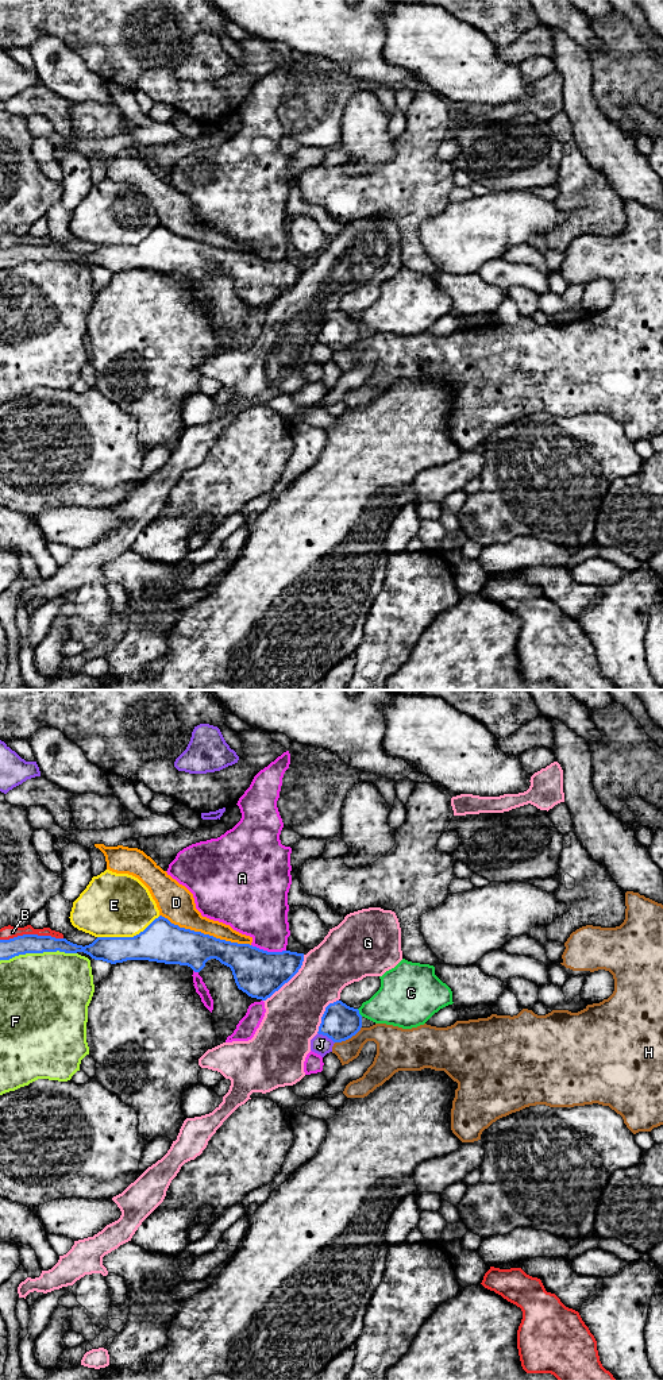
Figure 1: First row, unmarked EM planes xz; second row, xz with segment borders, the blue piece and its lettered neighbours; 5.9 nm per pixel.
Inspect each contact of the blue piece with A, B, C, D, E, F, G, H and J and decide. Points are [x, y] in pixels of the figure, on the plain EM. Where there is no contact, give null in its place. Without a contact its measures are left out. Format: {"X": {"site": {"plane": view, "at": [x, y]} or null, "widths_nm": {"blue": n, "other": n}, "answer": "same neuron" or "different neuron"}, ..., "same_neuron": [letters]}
{"A": {"site": {"plane": "xz", "at": [269, 261]}, "widths_nm": {"blue": 280, "other": 320}, "answer": "different neuron"}, "B": {"site": {"plane": "xz", "at": [31, 243]}, "widths_nm": {"blue": 110, "other": 80}, "answer": "different neuron"}, "C": {"site": {"plane": "xz", "at": [358, 322]}, "widths_nm": {"blue": 220, "other": 280}, "answer": "different neuron"}, "D": {"site": {"plane": "xz", "at": [205, 243]}, "widths_nm": {"blue": 240, "other": 200}, "answer": "different neuron"}, "E": {"site": {"plane": "xz", "at": [128, 246]}, "widths_nm": {"blue": 260, "other": 380}, "answer": "different neuron"}, "F": {"site": {"plane": "xz", "at": [38, 261]}, "widths_nm": {"blue": 110, "other": 500}, "answer": "different neuron"}, "G": {"site": {"plane": "xz", "at": [288, 289]}, "widths_nm": {"blue": 280, "other": 340}, "answer": "different neuron"}, "H": {"site": {"plane": "xz", "at": [349, 346]}, "widths_nm": {"blue": 220, "other": 180}, "answer": "same neuron"}, "J": {"site": {"plane": "xz", "at": [326, 343]}, "widths_nm": {"blue": 220, "other": 120}, "answer": "different neuron"}, "same_neuron": ["H"]}

